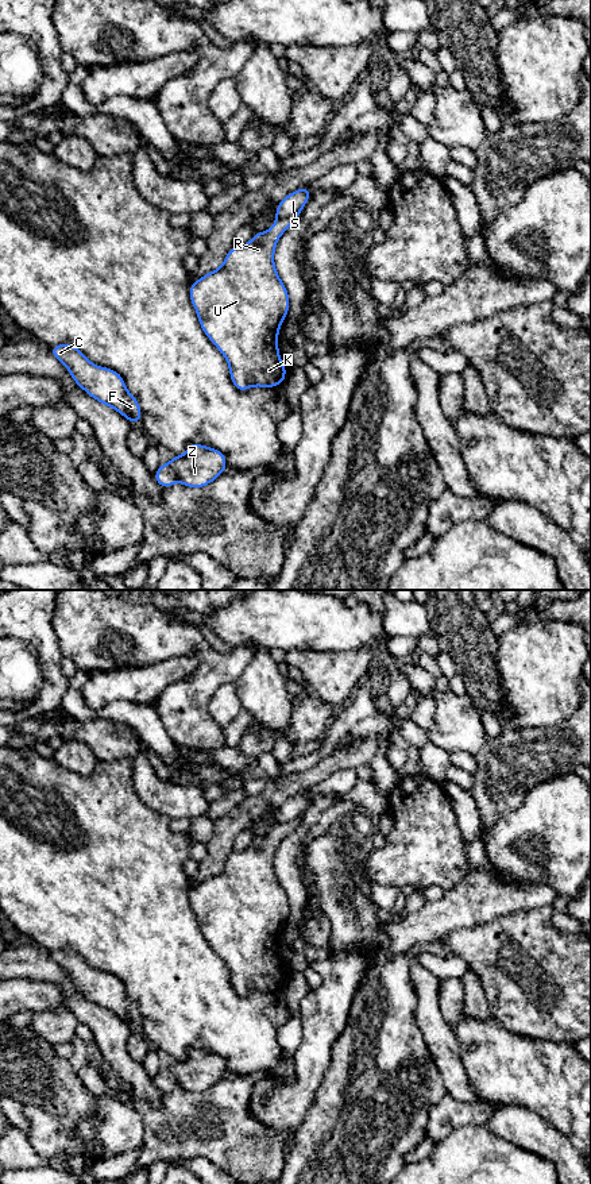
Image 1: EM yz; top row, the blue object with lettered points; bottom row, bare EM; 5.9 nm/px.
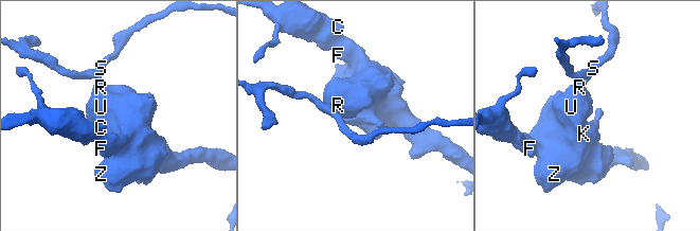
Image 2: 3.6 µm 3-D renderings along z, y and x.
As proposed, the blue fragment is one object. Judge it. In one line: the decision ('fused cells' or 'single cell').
fused cells

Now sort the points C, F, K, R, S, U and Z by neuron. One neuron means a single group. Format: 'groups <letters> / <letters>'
groups C F K R U Z / S

